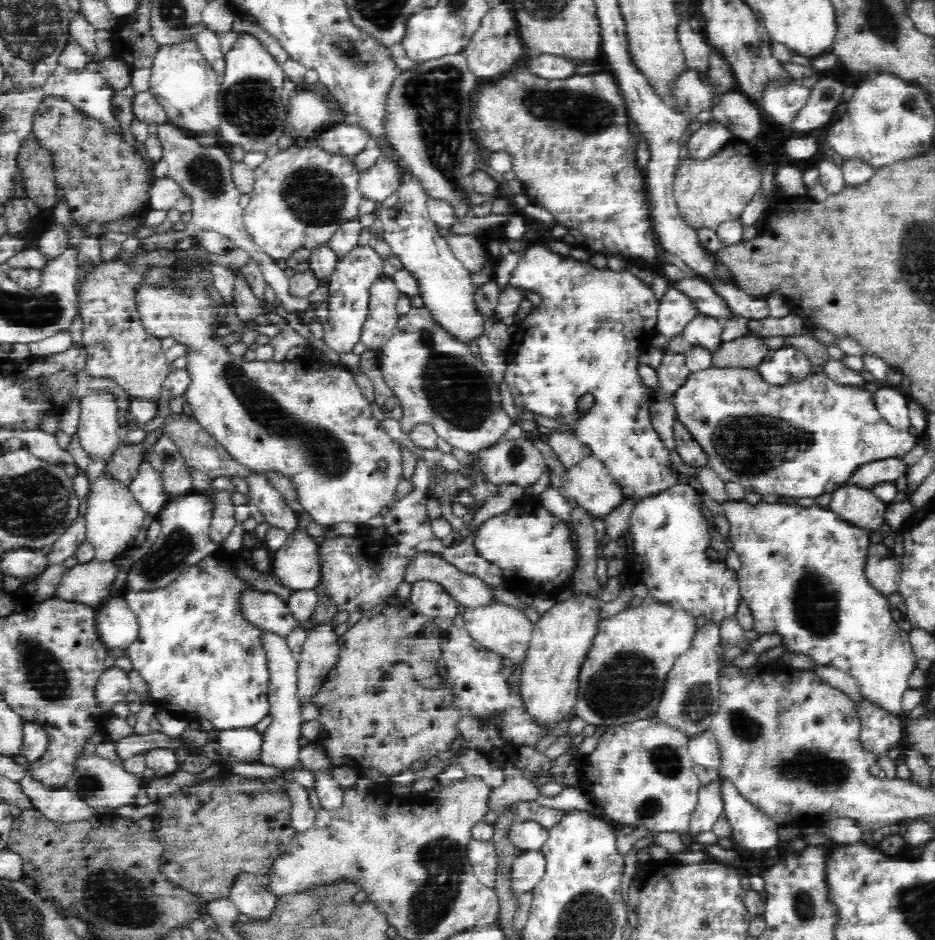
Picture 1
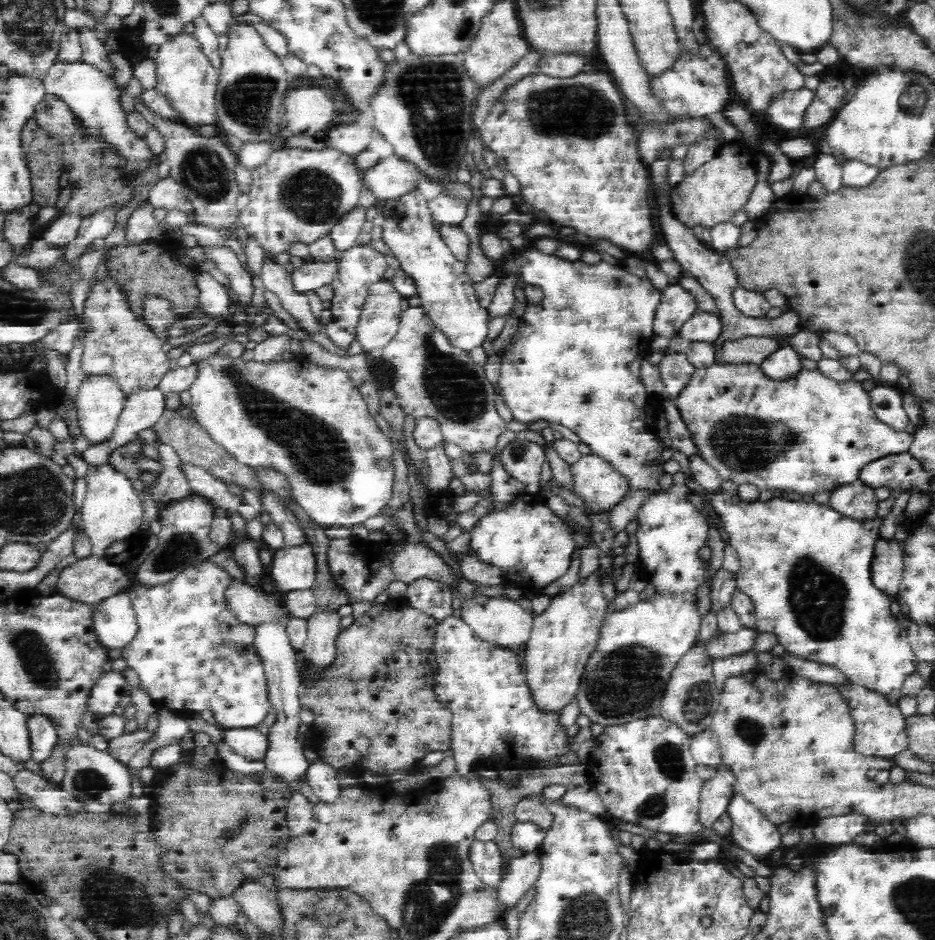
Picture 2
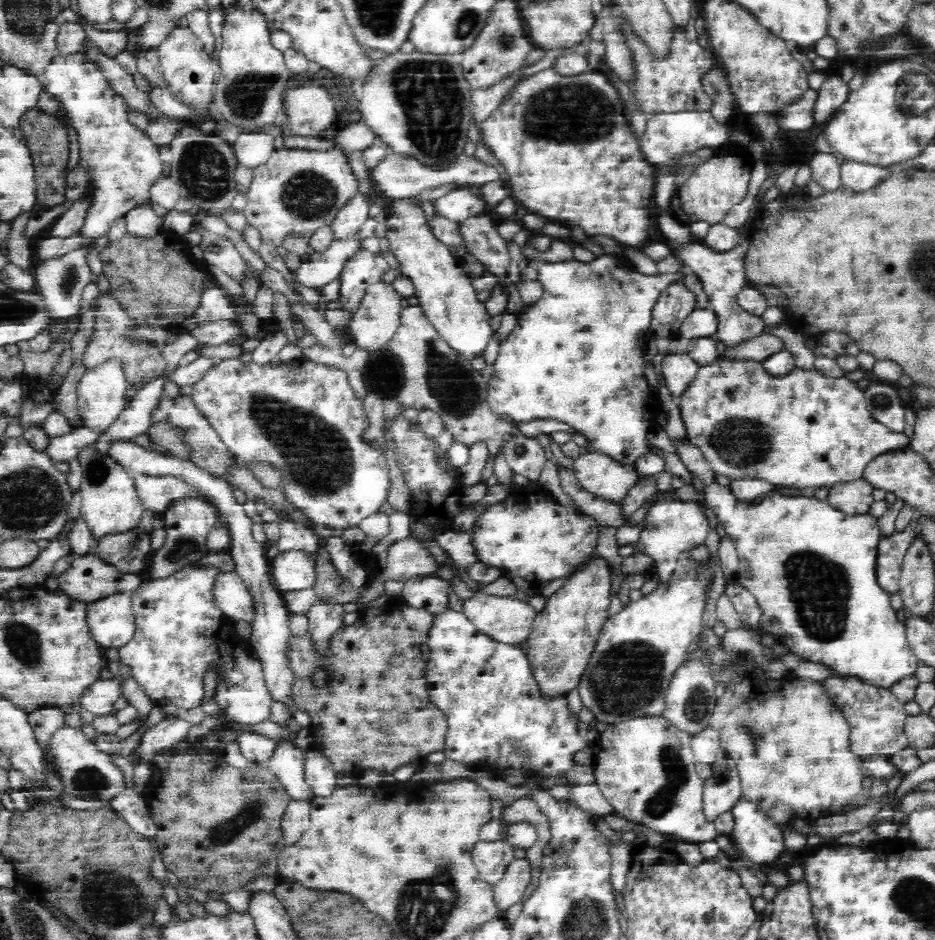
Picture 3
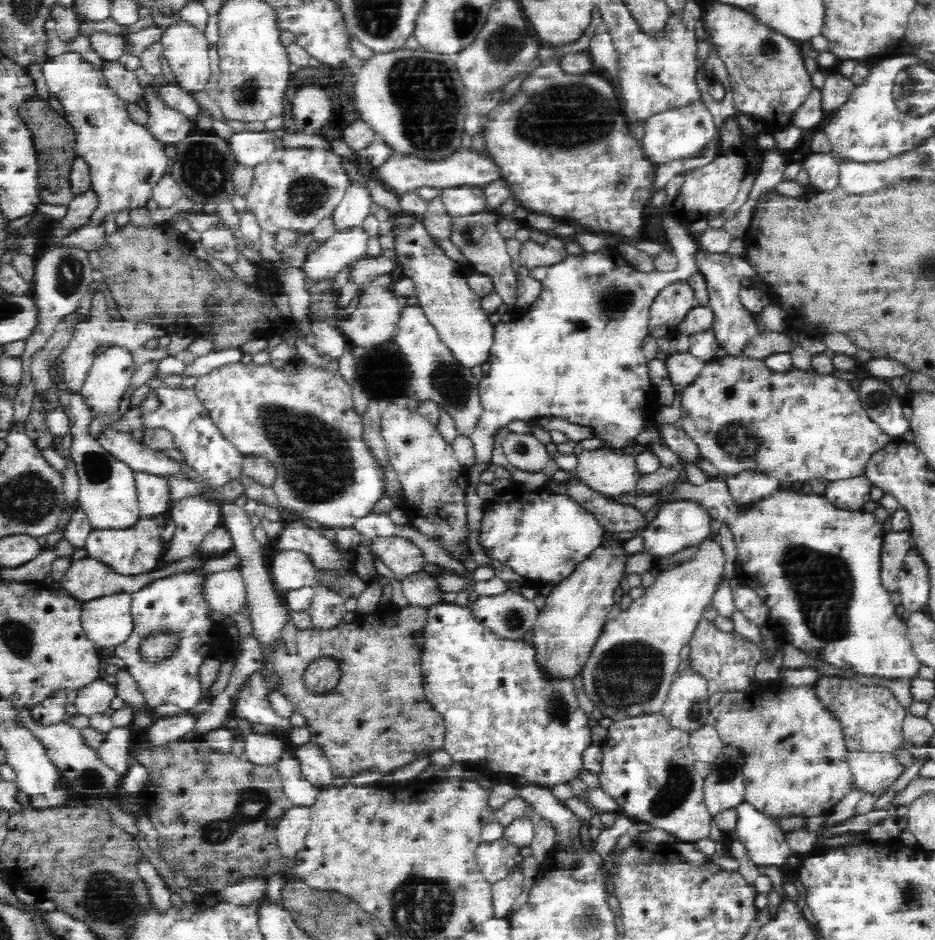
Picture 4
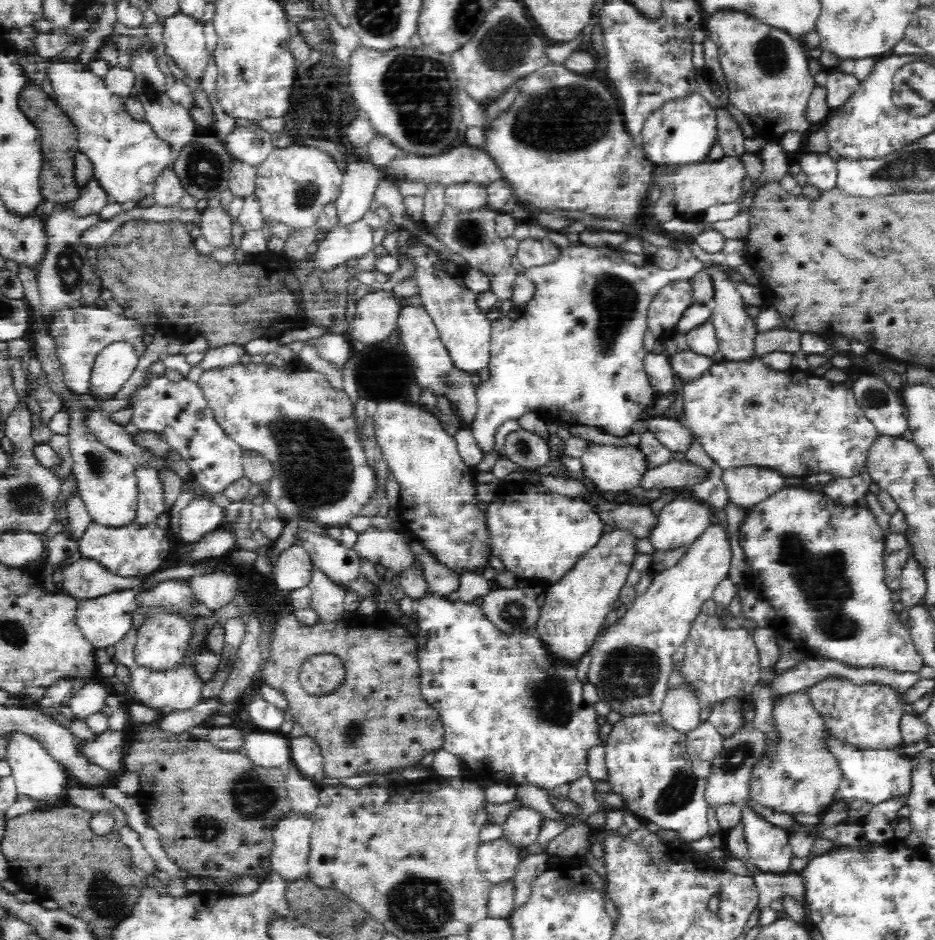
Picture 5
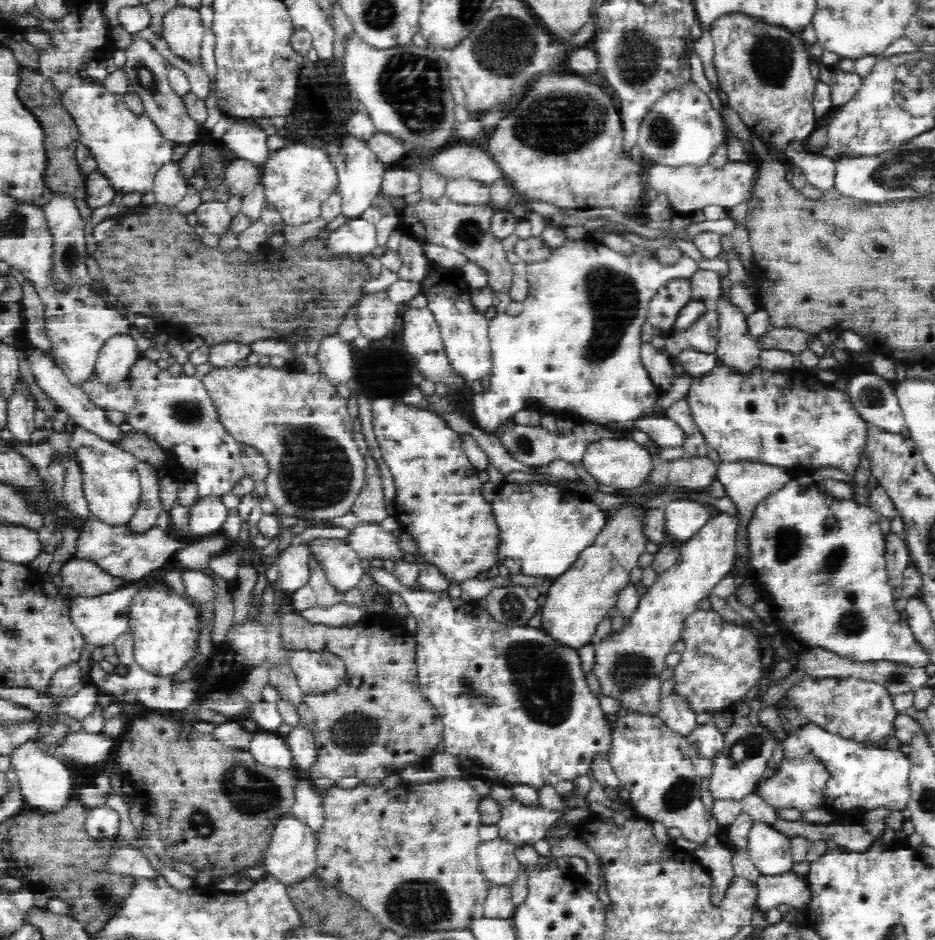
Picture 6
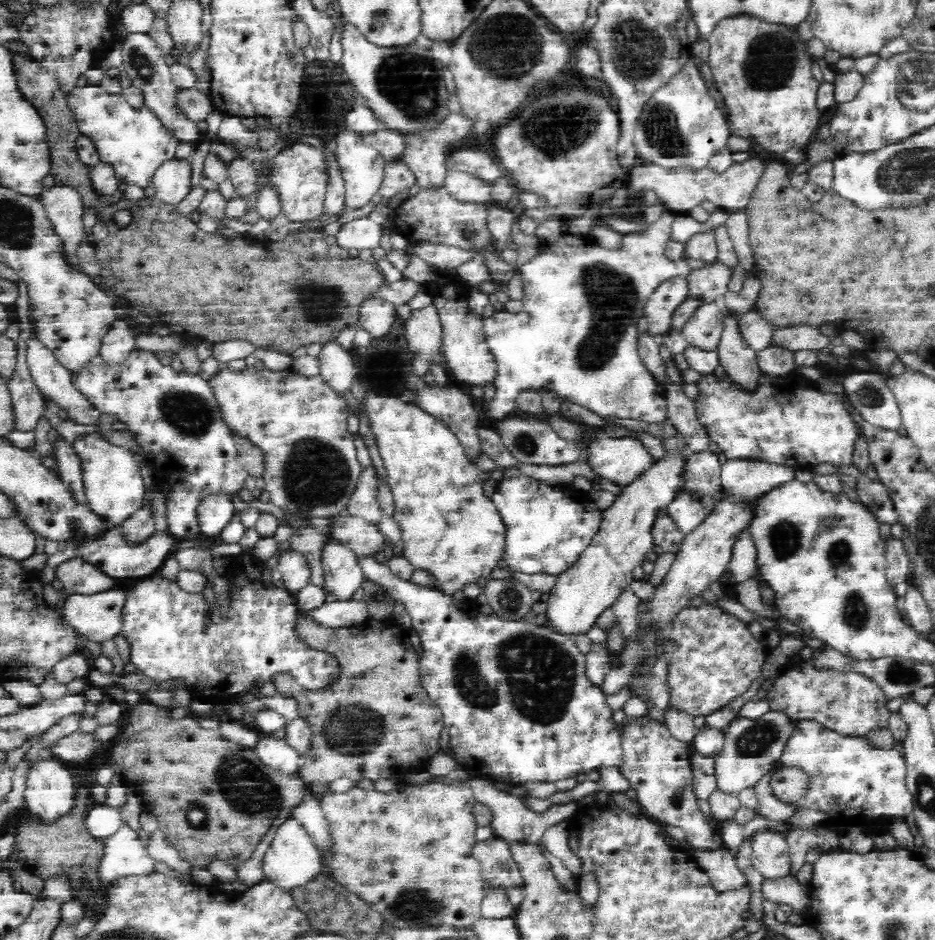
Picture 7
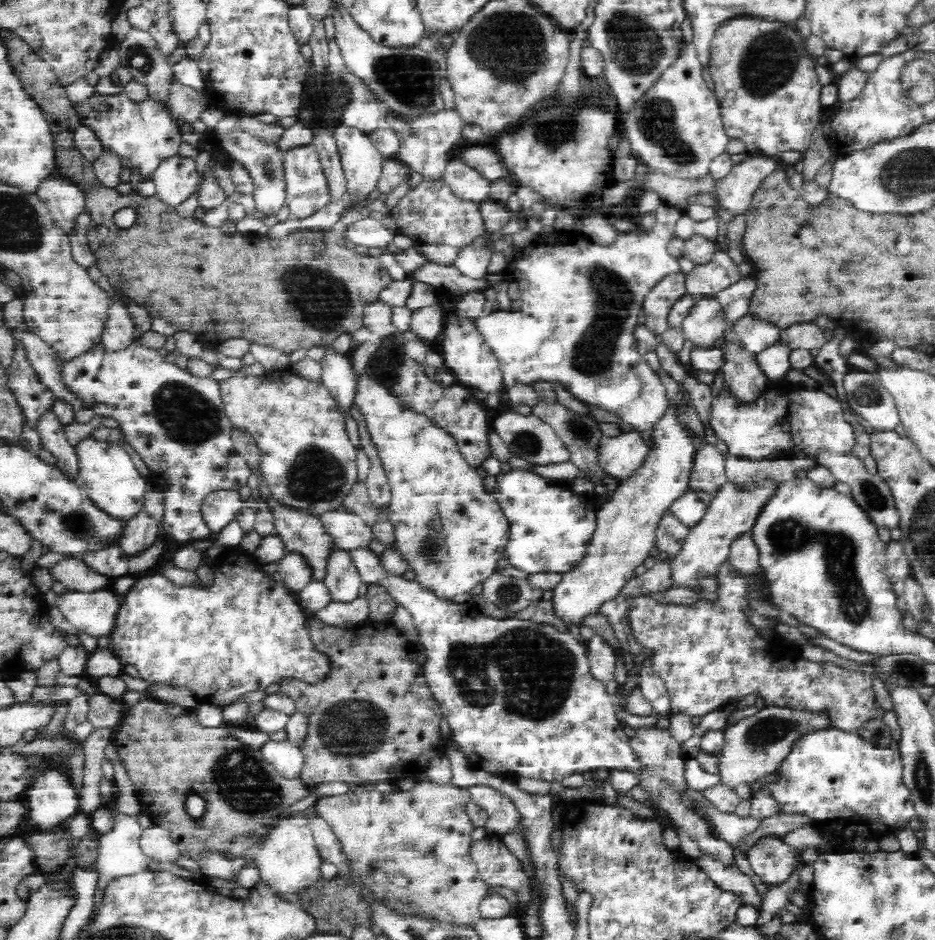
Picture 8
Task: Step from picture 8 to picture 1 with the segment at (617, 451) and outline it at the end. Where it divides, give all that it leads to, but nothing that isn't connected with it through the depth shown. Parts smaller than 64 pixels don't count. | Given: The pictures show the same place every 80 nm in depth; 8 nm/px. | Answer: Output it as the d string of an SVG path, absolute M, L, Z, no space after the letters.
M592 455L571 466L561 480L560 492L567 502L574 502L588 514L600 518L610 514L625 499L620 483Z

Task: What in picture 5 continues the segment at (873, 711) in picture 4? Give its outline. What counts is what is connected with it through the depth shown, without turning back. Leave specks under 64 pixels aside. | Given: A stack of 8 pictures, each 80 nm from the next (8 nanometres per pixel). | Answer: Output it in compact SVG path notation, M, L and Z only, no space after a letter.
M828 678L813 685L806 685L801 692L809 700L809 706L819 716L824 731L828 735L847 742L847 744L855 746L856 749L892 750L896 746L903 747L899 722L905 711L902 710L899 703L897 692L894 692L889 686L878 683L857 685L848 679Z

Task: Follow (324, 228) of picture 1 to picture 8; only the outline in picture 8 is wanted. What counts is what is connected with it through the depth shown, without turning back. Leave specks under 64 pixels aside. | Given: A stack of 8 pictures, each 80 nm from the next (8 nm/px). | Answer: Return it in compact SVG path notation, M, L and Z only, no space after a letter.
M310 143L288 149L284 154L284 179L286 179L286 206L290 209L291 218L306 218L315 212L322 210L330 201L330 189L328 181L321 167L321 160L317 148Z

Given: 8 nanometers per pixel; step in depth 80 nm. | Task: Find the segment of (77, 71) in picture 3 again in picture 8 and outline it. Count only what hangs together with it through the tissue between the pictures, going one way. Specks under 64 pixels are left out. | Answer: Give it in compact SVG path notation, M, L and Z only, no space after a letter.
M94 92L90 100L74 108L79 112L80 122L94 129L104 150L118 153L122 157L122 168L138 170L142 178L152 176L163 160L178 155L178 147L183 142L180 127L171 117L167 104L150 95L140 102L134 102L124 92L110 96L100 96Z

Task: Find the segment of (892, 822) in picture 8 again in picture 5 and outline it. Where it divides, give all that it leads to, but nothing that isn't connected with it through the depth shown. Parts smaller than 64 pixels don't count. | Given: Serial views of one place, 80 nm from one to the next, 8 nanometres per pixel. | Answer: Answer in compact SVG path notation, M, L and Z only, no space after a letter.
M831 735L826 736L826 740L822 740L822 745L826 747L826 753L832 756L836 767L842 773L840 783L837 784L832 796L834 805L838 805L838 802L844 802L844 804L866 802L875 806L888 800L895 800L900 796L907 801L907 796L911 791L911 771L913 770L911 757L904 756L894 749L856 749L855 746Z

